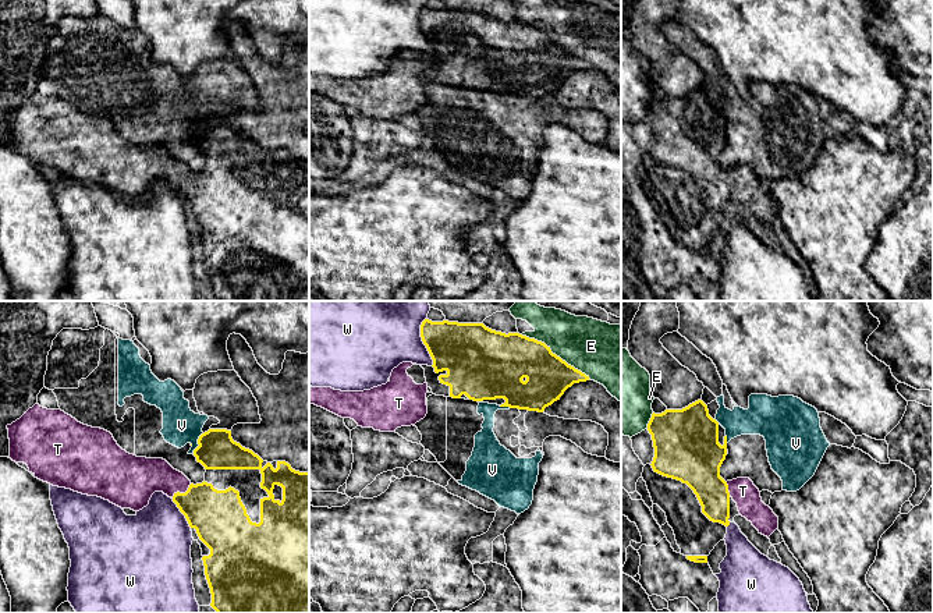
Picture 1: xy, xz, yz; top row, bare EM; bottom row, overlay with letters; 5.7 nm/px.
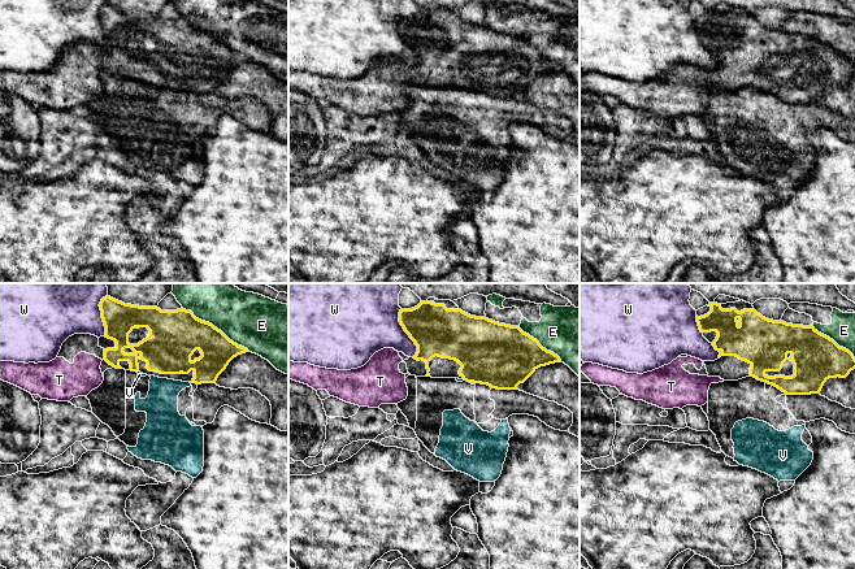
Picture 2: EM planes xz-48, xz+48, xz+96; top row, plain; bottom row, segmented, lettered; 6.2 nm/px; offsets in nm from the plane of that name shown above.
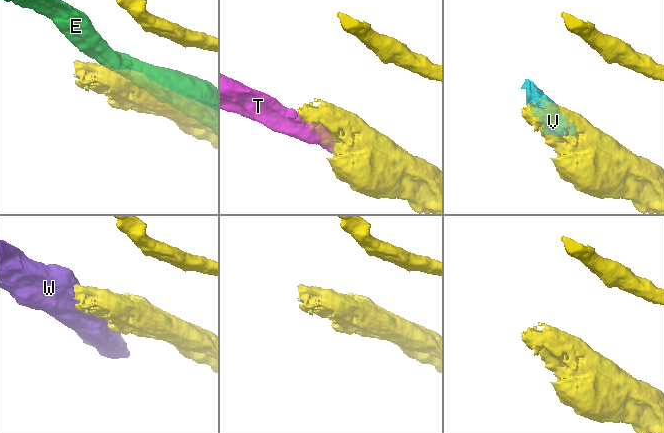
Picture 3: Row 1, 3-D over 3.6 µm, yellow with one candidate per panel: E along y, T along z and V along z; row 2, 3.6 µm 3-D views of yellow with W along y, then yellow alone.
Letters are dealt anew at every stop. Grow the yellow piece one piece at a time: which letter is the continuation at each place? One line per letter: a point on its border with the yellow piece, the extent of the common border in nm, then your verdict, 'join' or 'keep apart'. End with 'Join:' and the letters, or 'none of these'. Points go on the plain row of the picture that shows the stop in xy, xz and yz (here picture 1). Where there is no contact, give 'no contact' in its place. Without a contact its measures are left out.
E: meets yellow in xz at (554, 42); contact 480 nm long; keep apart
T: meets yellow in xy at (181, 181); contact 150 nm long; join
V: meets yellow in xy at (198, 131); contact 140 nm long; keep apart
W: meets yellow in xz at (422, 28); contact 280 nm long; keep apart
Join: T

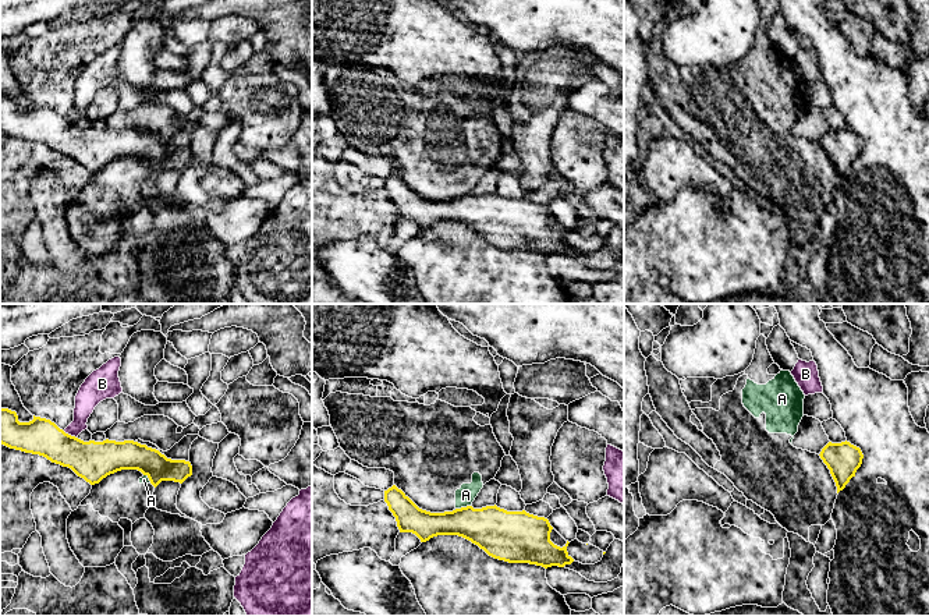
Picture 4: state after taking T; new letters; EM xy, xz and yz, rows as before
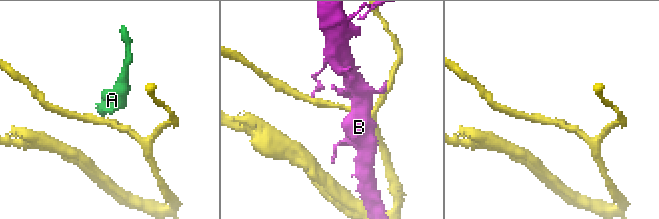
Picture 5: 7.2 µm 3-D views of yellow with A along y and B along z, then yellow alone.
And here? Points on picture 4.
A: meets yellow in xz at (463, 195); contact 90 nm long; keep apart
B: meets yellow in xy at (70, 123); contact 90 nm long; keep apart
Join: none of these

